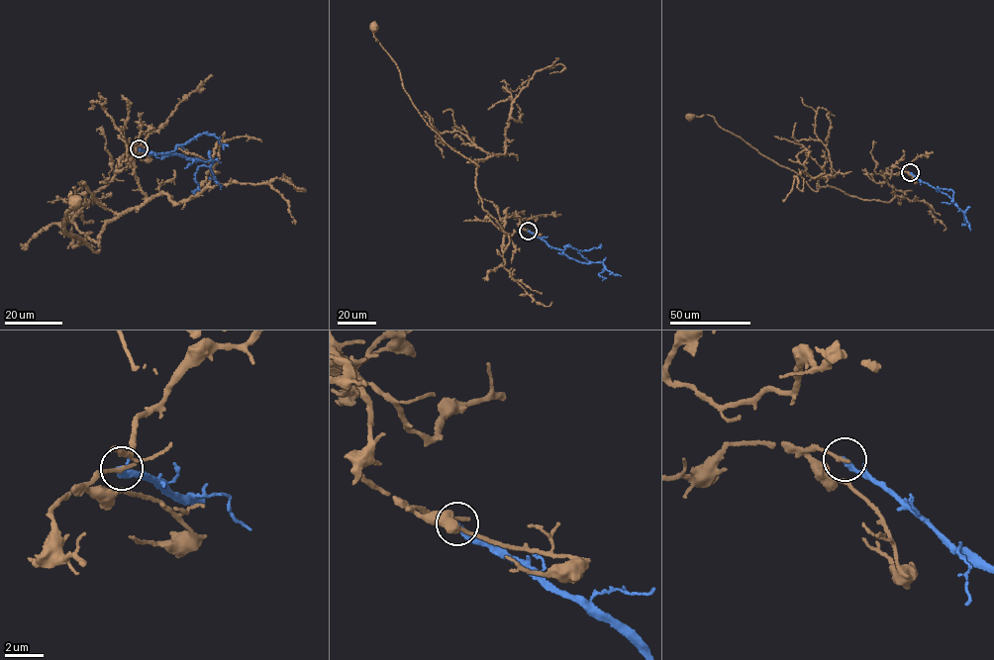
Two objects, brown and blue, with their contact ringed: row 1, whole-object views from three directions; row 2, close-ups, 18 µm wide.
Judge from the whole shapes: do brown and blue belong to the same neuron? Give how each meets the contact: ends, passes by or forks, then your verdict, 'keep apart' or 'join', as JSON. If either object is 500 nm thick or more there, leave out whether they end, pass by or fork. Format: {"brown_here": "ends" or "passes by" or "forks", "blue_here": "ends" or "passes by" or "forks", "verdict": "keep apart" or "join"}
{"brown_here": "ends", "blue_here": "ends", "verdict": "keep apart"}

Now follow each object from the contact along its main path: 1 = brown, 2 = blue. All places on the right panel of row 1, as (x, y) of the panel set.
1: (910, 173), (884, 174), (894, 193), (889, 202), (818, 184), (814, 190), (712, 116), (689, 116)
2: (910, 172), (948, 196), (965, 212), (965, 224), (962, 225)

